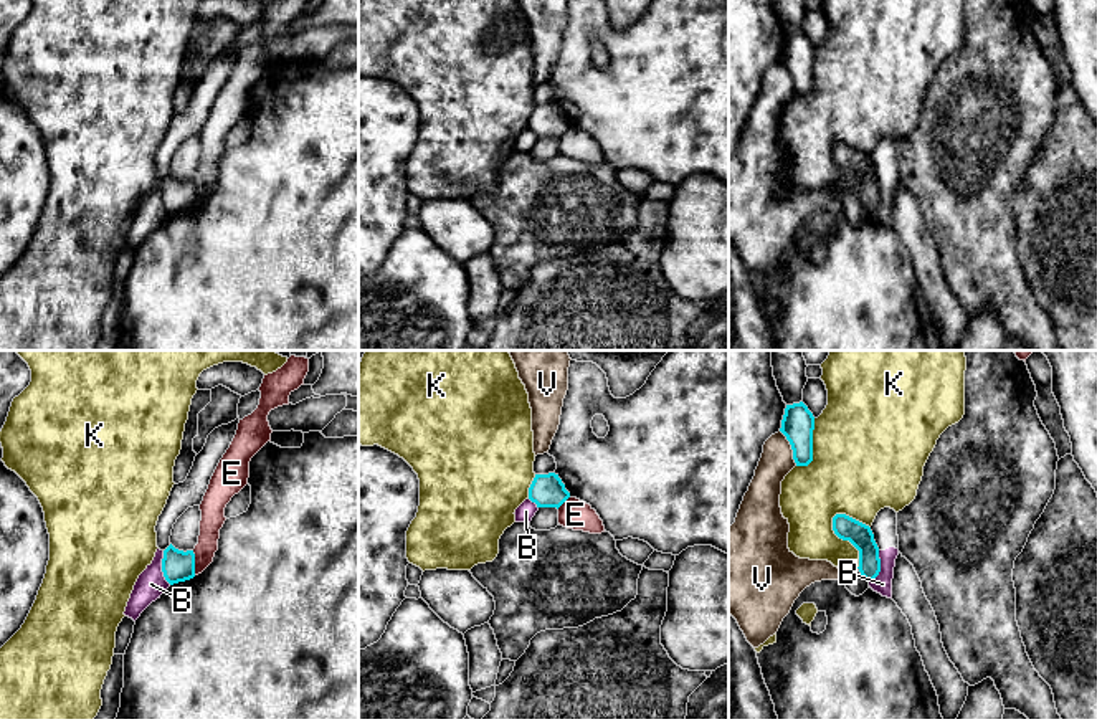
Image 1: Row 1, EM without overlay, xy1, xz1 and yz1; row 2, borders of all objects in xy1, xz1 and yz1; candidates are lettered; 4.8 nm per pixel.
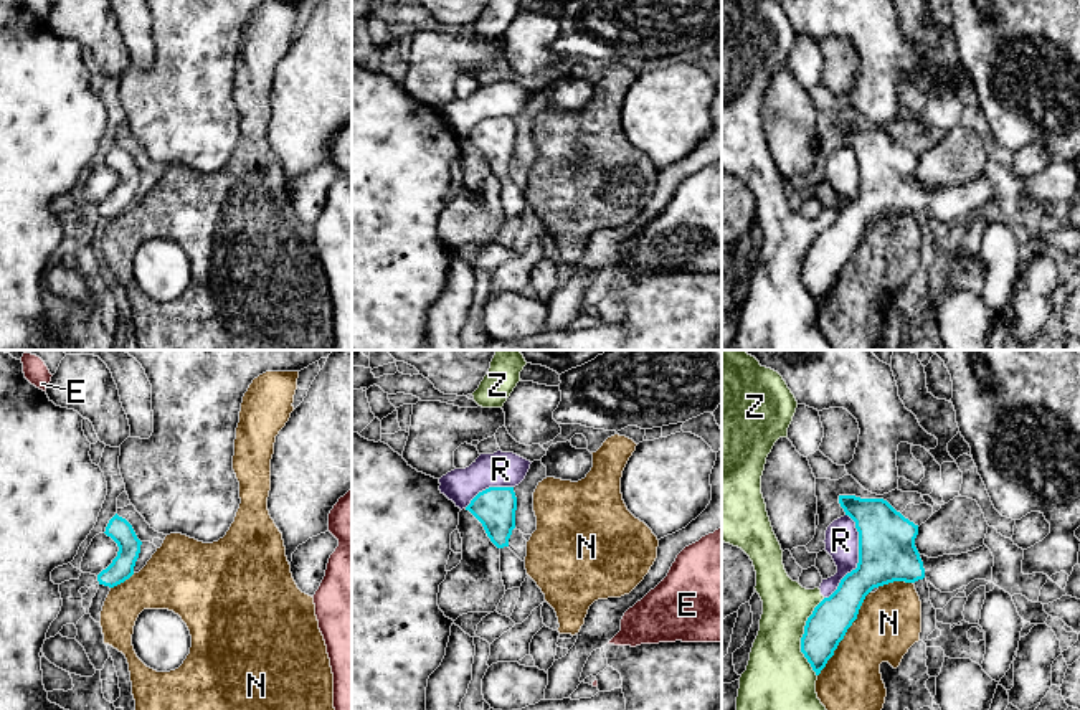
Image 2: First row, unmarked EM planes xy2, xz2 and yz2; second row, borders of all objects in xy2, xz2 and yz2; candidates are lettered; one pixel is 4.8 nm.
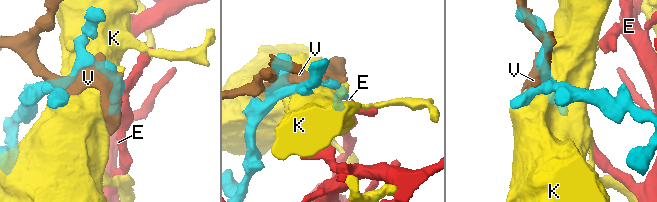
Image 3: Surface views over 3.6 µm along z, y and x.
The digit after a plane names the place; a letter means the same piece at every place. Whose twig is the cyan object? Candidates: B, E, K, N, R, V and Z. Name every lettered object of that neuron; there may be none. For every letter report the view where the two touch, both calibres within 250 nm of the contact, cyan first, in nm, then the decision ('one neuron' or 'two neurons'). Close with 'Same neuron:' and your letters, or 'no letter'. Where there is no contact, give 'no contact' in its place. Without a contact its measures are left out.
B: xy1 | 160/140 nm | two neurons
E: xy1 | 160/110 nm | two neurons
K: yz1 | 120/280 nm | two neurons
N: yz2 | 190/320 nm | two neurons
R: yz2 | 280/160 nm | two neurons
V: yz1 | 160/160 nm | two neurons
Z: yz2 | 190/360 nm | two neurons
Same neuron: no letter

